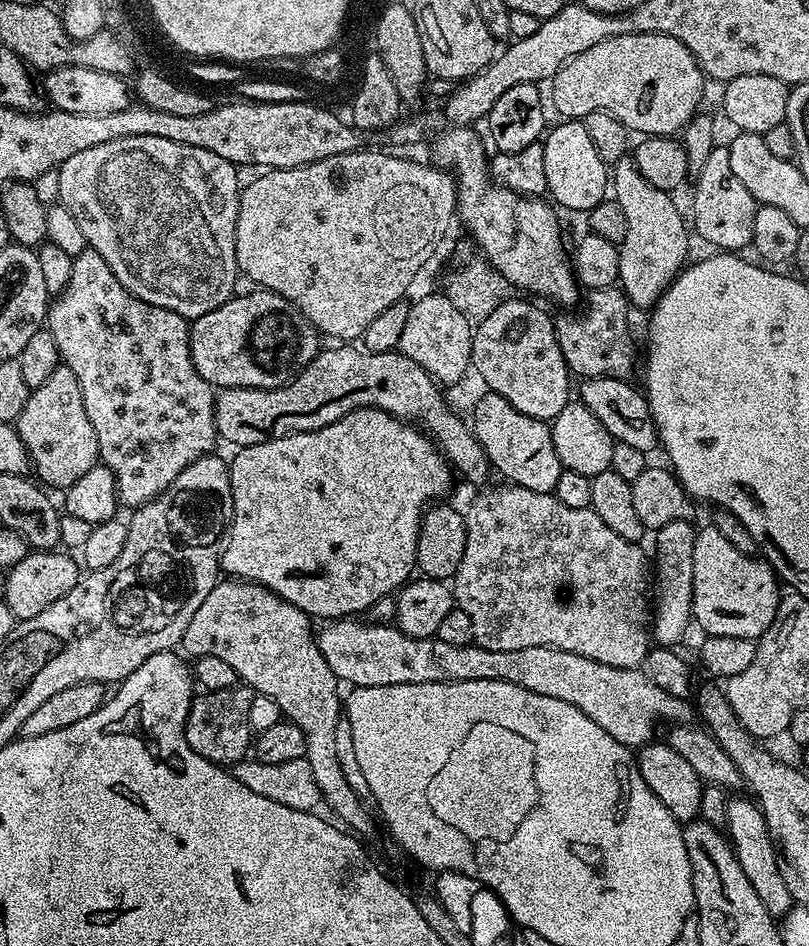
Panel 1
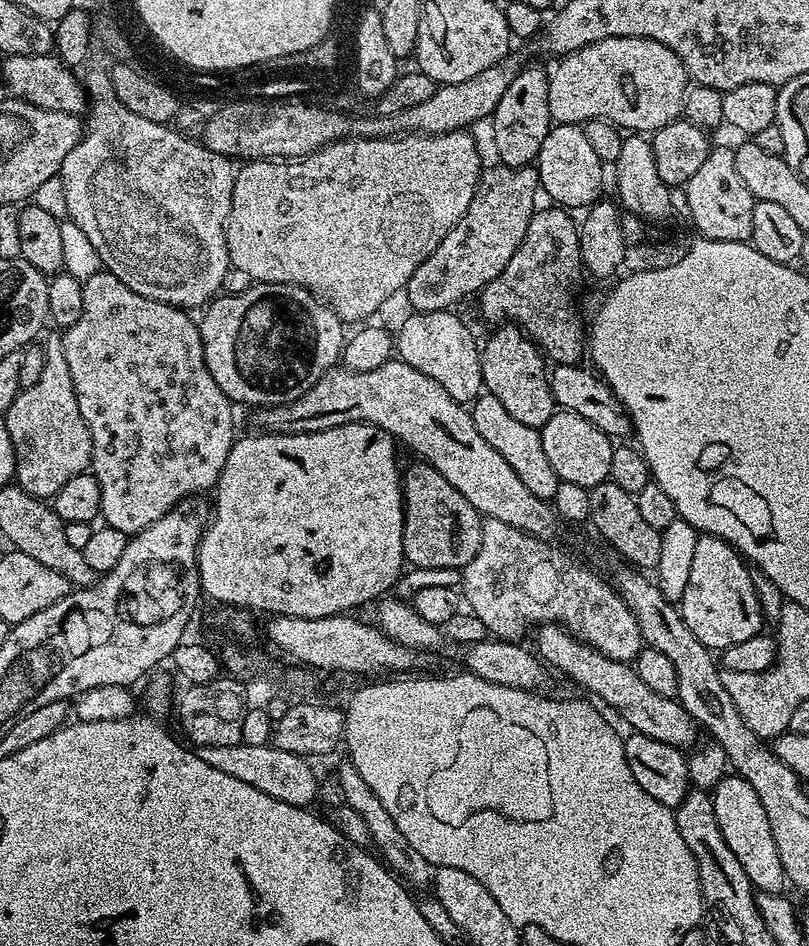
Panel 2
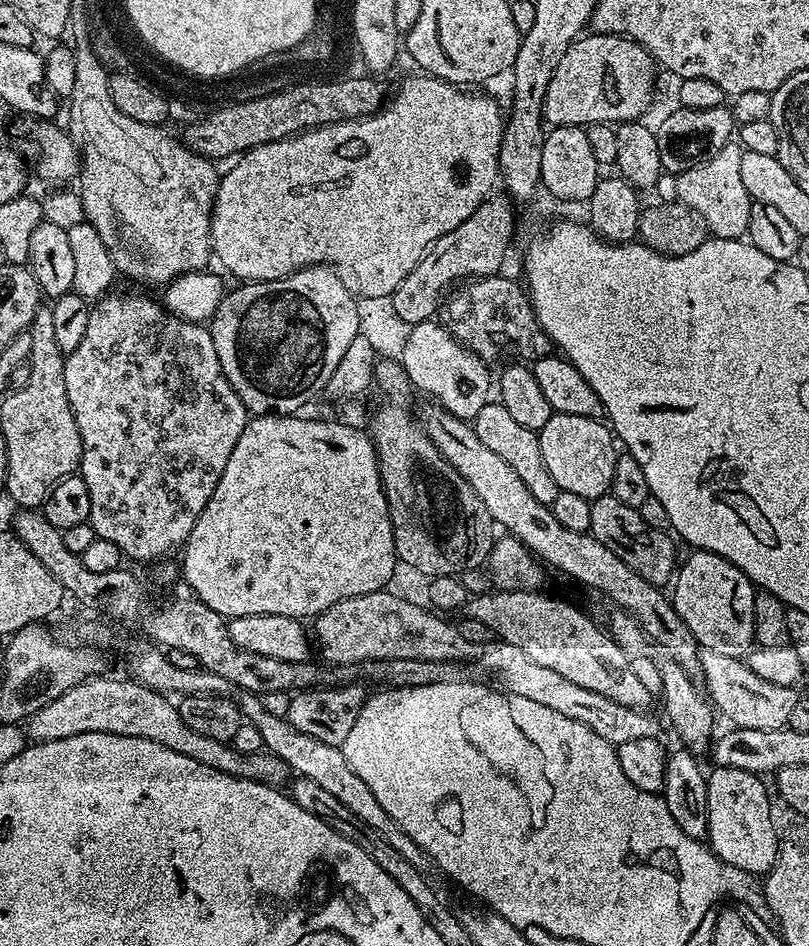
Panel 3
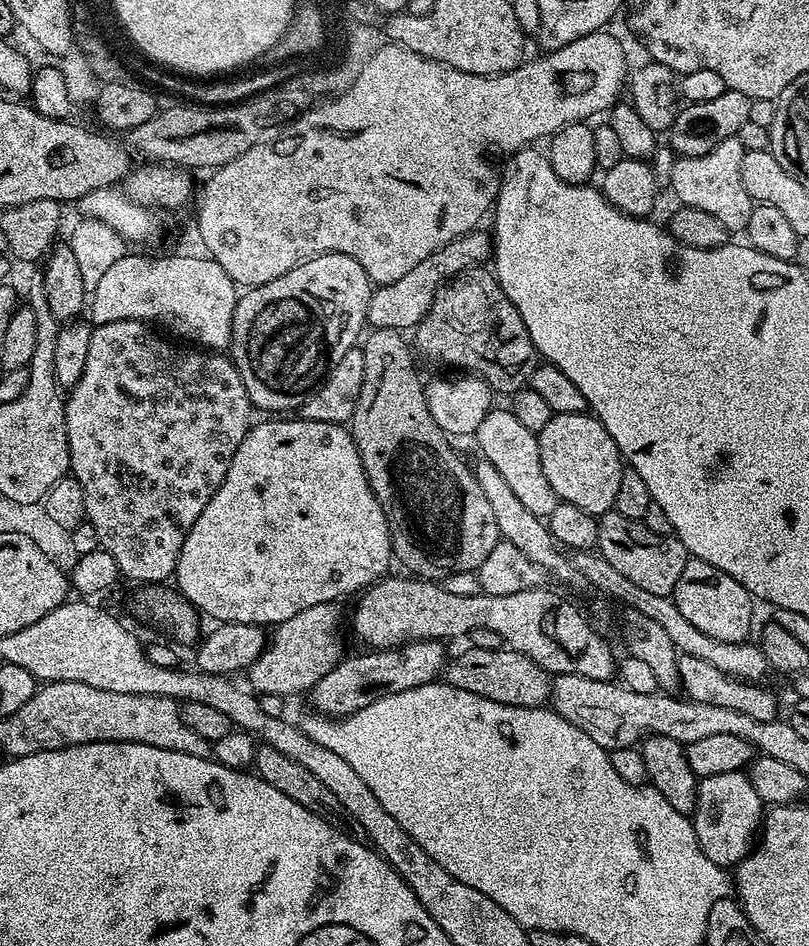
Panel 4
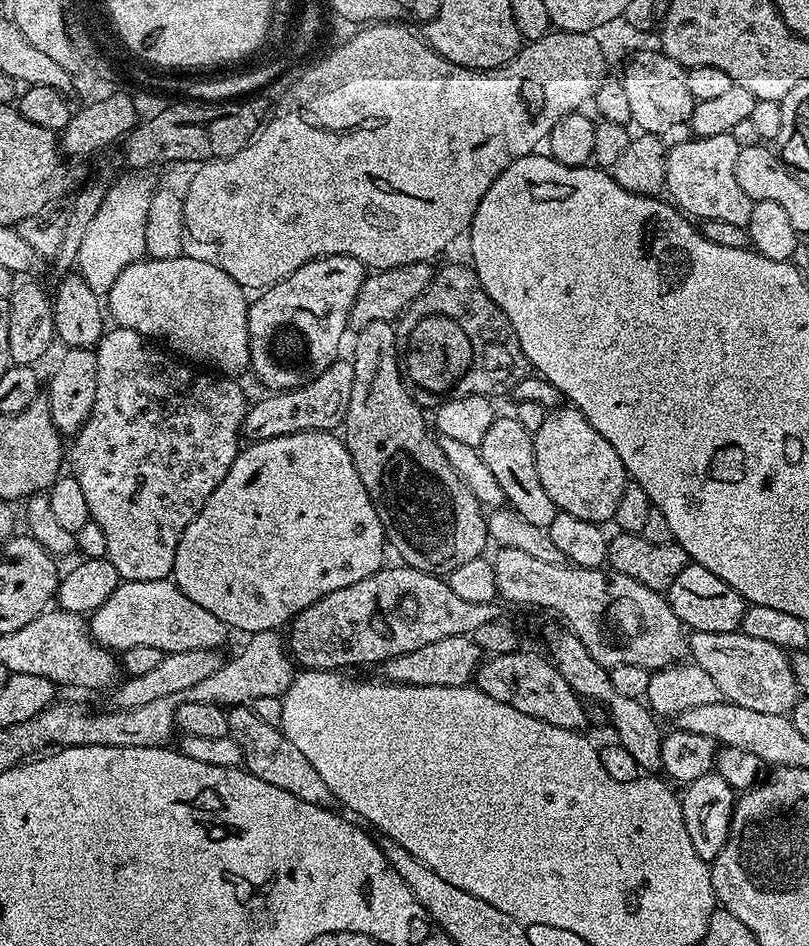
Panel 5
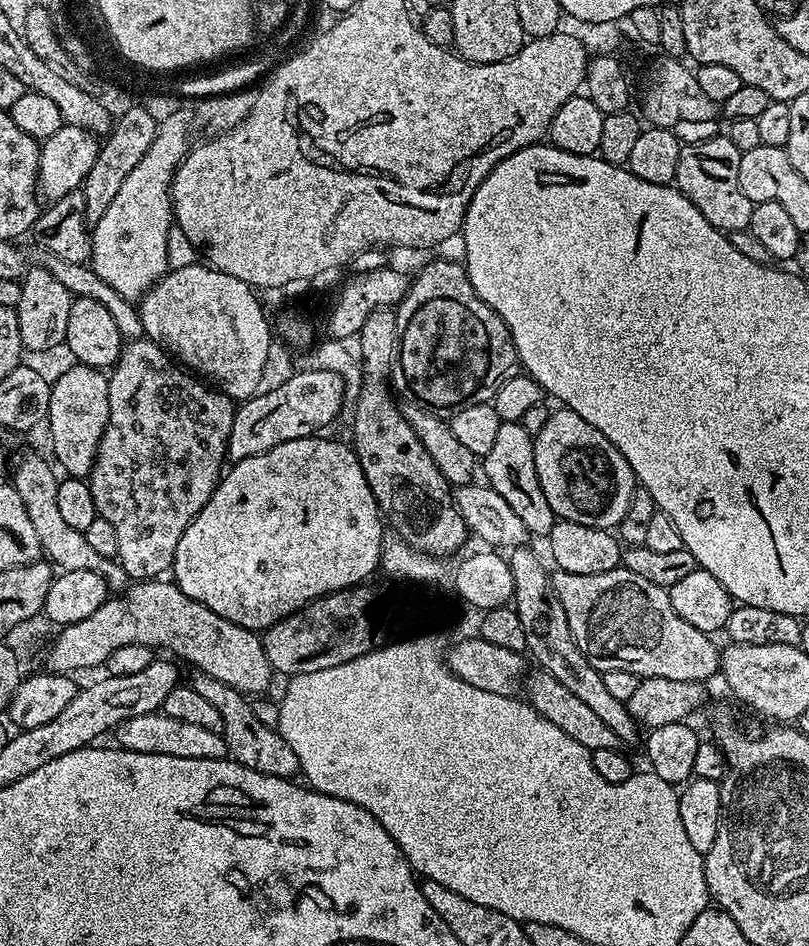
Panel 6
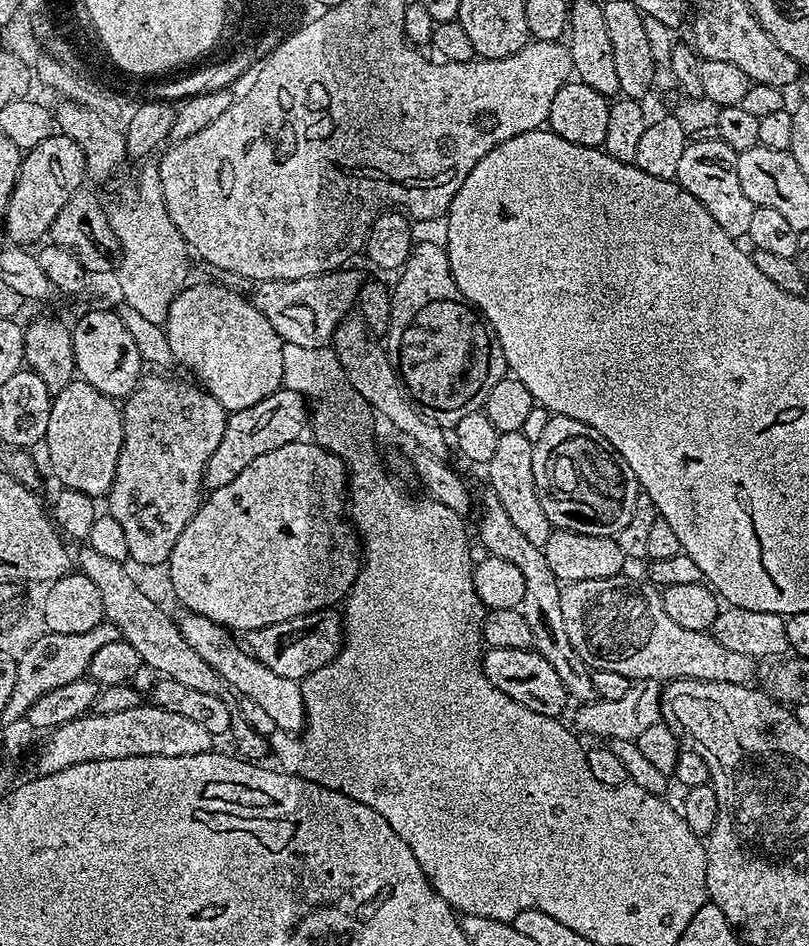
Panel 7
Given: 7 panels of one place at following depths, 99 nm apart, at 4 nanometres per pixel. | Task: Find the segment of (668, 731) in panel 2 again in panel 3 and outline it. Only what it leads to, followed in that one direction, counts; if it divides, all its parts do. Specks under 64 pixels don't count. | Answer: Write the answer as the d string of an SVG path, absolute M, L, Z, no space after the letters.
M489 590L473 595L466 605L469 620L483 622L499 639L518 646L530 662L546 666L562 674L562 678L603 694L612 702L641 710L651 709L654 693L634 674L634 666L627 652L614 642L603 627L600 628L580 608L568 600L555 600L544 590Z

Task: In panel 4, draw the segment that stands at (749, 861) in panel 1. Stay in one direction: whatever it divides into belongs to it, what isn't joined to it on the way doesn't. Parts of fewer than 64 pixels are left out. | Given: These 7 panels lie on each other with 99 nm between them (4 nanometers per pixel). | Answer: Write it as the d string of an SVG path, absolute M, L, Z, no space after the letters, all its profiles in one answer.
M743 771L705 776L699 781L699 786L696 810L690 817L698 846L706 858L710 858L712 865L731 869L752 851L766 805L758 798L758 790L754 790L752 779Z

